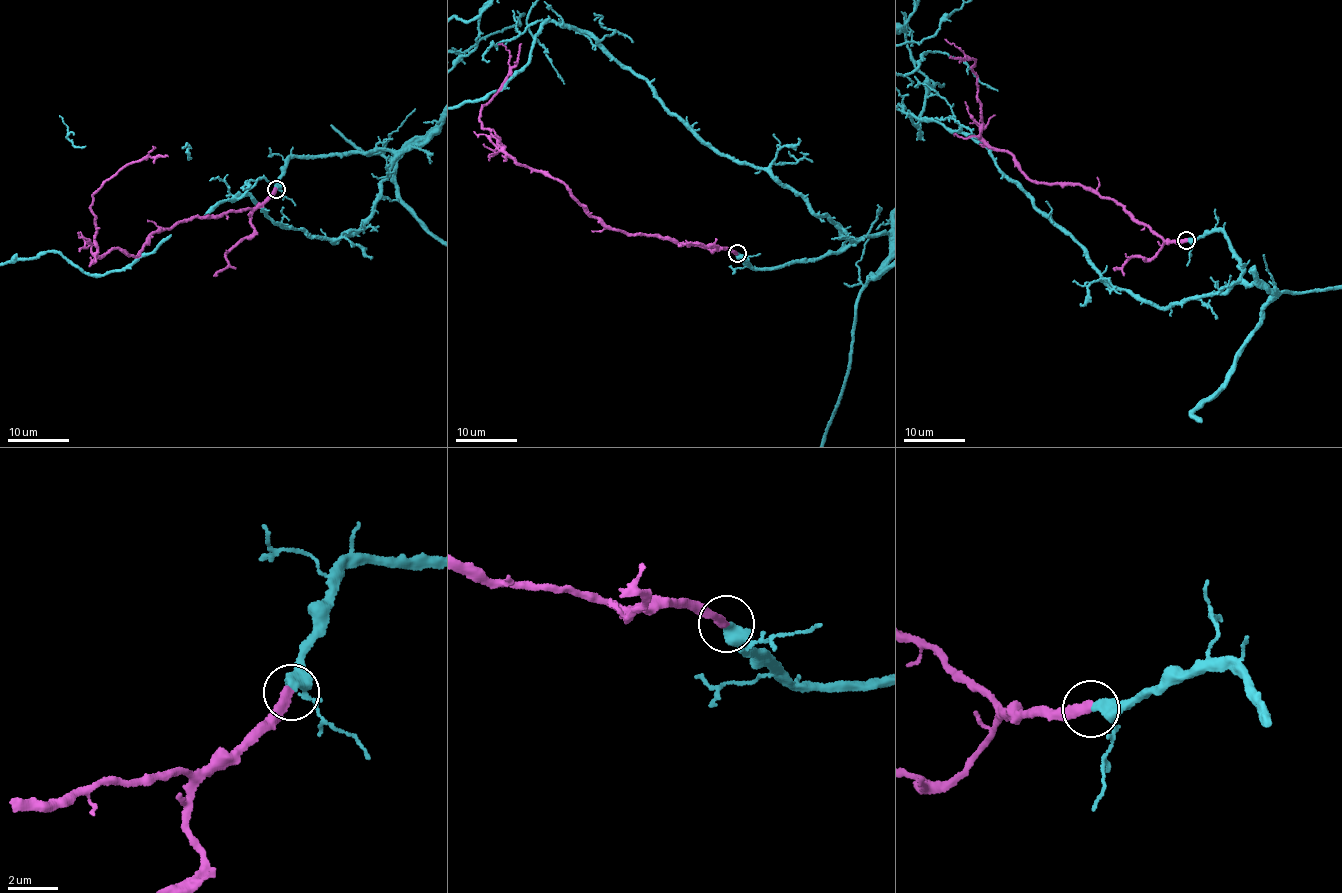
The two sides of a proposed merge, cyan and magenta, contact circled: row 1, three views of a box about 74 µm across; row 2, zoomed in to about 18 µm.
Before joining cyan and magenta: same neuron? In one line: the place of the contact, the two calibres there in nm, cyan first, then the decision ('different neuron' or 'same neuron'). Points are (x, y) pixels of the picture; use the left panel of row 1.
(276, 189) | 300/360 nm | same neuron

